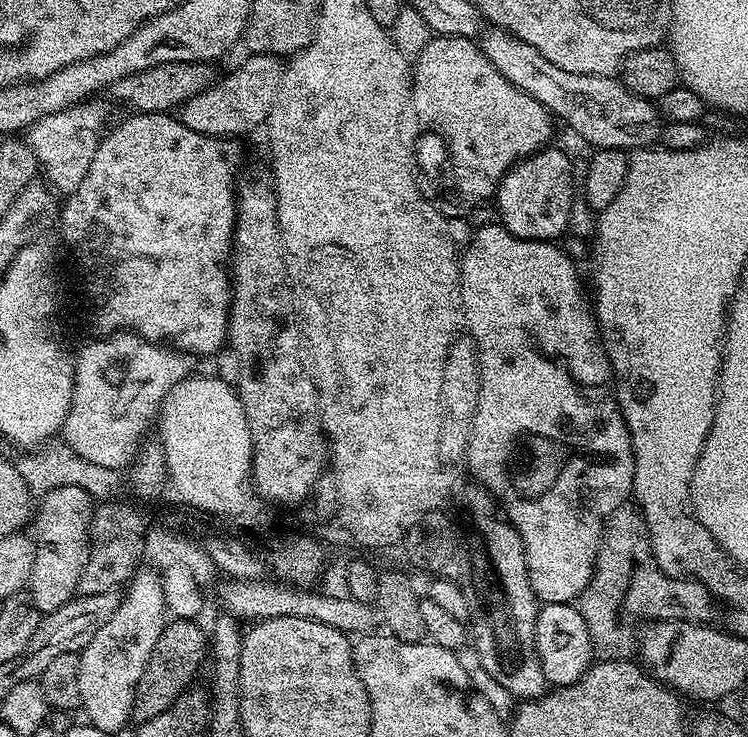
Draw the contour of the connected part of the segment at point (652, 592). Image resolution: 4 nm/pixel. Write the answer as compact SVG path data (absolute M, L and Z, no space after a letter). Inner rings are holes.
M632 502L618 506L618 510L610 514L604 524L592 577L586 590L582 590L578 597L586 630L590 630L592 655L600 660L626 660L633 655L638 644L634 633L639 620L708 622L713 619L712 592L701 580L667 576L652 557L652 547L648 544L648 533L642 527L643 523L643 512Z

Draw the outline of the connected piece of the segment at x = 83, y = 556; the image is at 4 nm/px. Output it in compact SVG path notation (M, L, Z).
M78 486L50 489L39 501L34 512L36 557L27 591L32 605L41 614L58 610L77 595L76 587L82 578L82 570L86 570L88 550L92 543L93 511L94 499Z

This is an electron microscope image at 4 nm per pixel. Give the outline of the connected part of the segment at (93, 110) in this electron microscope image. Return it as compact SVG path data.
M89 98L82 104L67 108L64 112L43 116L27 129L26 143L36 155L39 171L43 179L57 193L71 194L78 186L78 182L86 178L86 170L90 170L90 162L94 162L94 154L109 127L109 101L100 99L104 98Z

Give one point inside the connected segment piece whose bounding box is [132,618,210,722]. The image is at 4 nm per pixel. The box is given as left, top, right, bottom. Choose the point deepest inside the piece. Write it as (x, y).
(181, 647)

